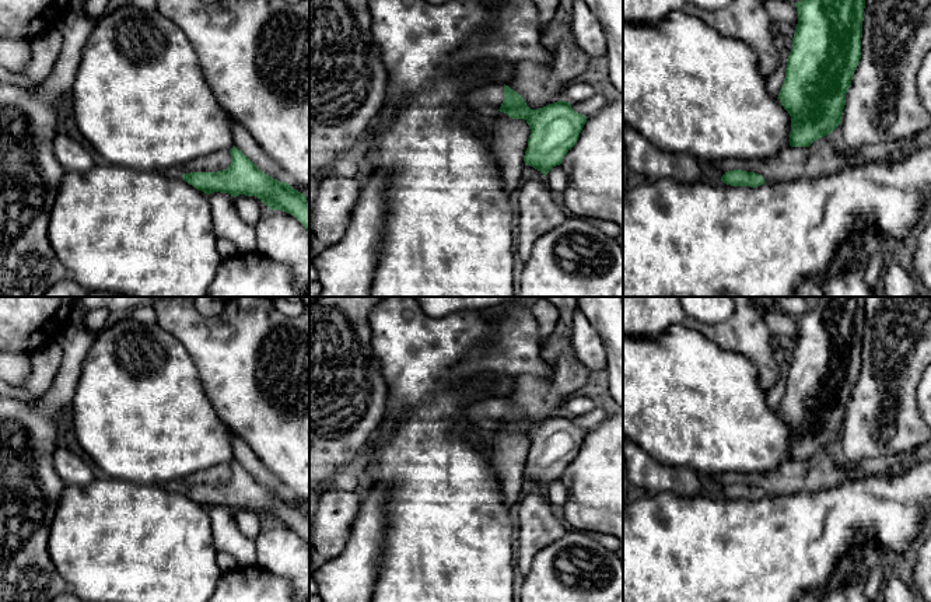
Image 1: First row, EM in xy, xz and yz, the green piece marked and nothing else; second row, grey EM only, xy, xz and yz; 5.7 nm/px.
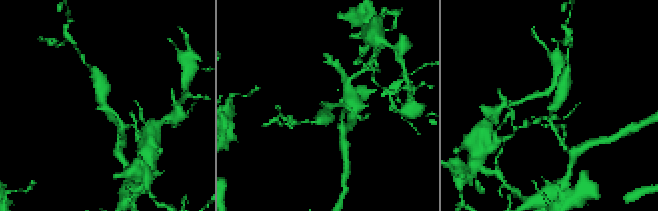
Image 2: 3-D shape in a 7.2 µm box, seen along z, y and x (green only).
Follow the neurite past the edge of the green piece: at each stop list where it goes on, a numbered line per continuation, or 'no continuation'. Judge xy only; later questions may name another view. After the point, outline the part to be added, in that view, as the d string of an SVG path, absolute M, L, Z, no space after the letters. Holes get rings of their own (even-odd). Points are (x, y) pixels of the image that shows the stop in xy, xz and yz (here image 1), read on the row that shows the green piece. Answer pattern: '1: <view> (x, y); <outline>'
no continuation

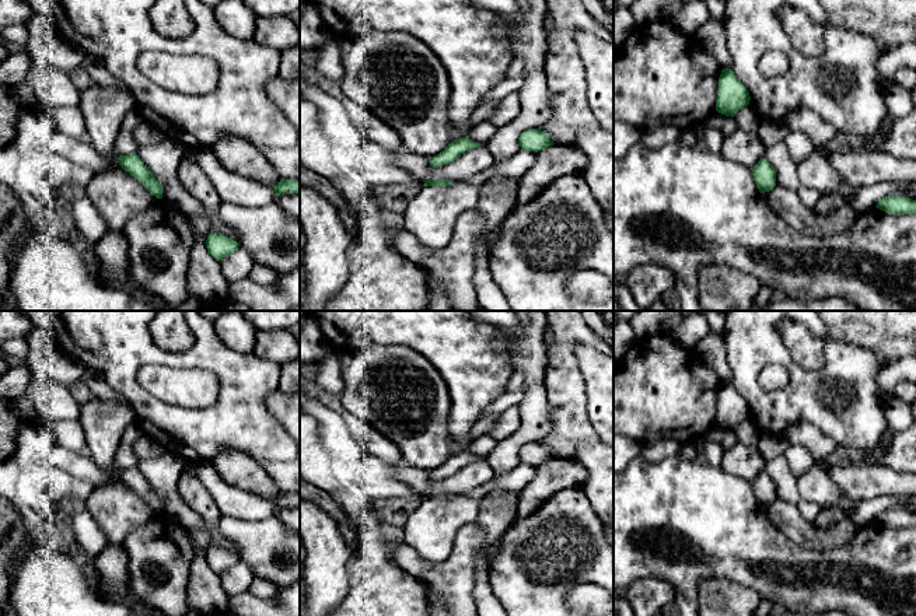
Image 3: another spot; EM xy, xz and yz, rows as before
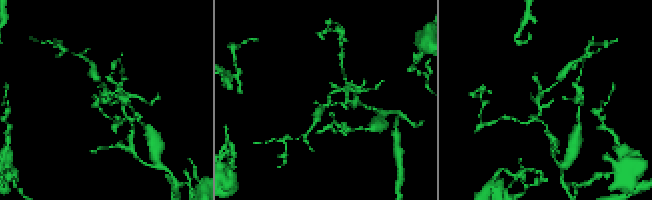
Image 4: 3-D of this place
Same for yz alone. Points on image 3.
no continuation

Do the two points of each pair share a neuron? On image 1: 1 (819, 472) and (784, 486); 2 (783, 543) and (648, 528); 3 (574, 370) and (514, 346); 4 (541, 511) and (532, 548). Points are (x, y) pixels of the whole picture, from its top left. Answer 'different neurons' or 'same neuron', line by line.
1: same neuron
2: same neuron
3: different neurons
4: same neuron

